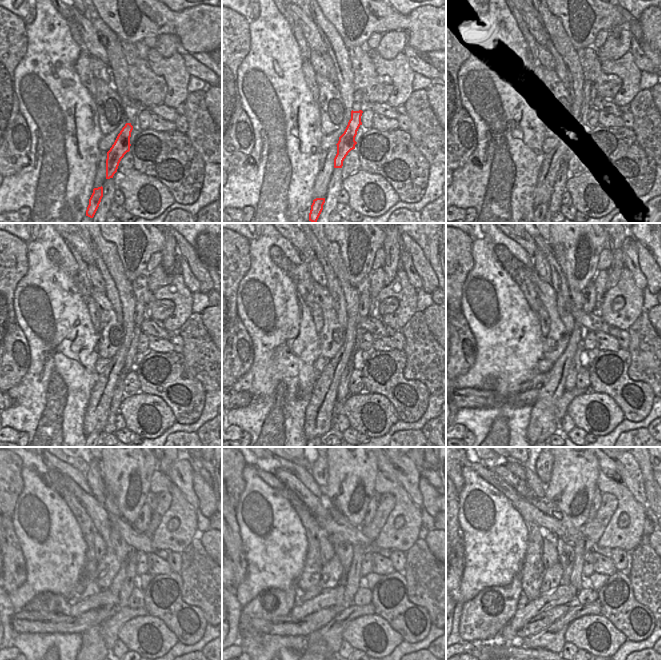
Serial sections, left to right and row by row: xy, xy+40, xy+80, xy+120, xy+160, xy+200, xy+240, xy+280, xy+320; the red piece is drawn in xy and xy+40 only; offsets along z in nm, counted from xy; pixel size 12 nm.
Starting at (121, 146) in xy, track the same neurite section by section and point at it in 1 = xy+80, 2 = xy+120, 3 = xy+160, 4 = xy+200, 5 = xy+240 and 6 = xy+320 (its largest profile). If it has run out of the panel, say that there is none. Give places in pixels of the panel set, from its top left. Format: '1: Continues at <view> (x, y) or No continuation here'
1: Continues at xy+80 (574, 142)
2: Continues at xy+120 (139, 307)
3: Continues at xy+160 (365, 299)
4: Continues at xy+200 (589, 294)
5: Continues at xy+240 (141, 524)
6: Continues at xy+320 (596, 503).

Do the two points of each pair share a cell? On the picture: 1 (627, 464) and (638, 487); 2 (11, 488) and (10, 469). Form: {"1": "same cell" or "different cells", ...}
{"1": "same cell", "2": "same cell"}

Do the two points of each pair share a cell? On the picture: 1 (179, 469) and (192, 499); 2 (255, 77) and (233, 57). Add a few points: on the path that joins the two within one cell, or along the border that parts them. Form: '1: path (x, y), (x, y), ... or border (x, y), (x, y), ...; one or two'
1: path (183, 476), (188, 492); one
2: border (250, 41), (250, 50), (237, 69), (237, 86); two

